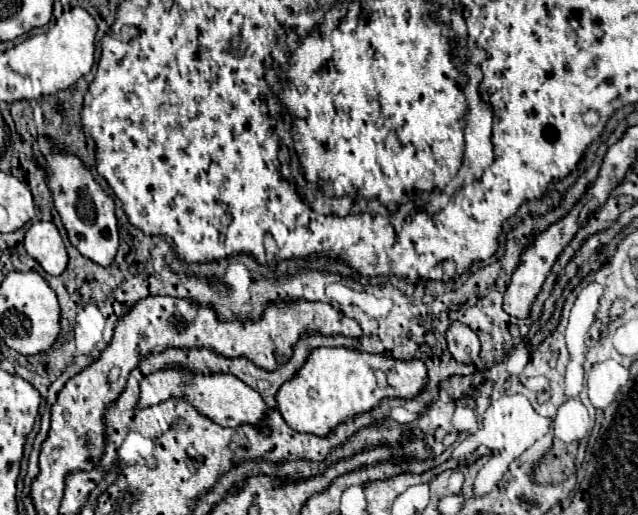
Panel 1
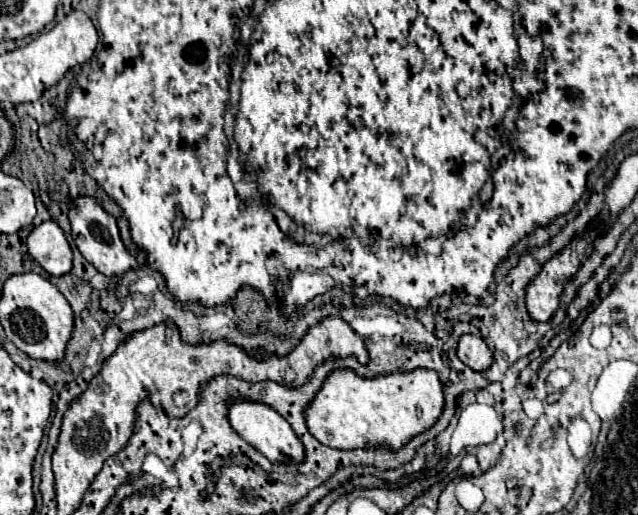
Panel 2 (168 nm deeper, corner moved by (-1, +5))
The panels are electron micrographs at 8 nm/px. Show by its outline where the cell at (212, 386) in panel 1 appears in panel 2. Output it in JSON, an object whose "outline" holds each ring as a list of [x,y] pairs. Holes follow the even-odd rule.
{"outline":[[[231,401],[229,403],[229,421],[231,427],[249,443],[253,445],[259,453],[263,453],[269,461],[273,463],[301,463],[305,459],[305,447],[301,439],[295,435],[291,425],[271,407],[263,403],[253,403],[253,401]]]}

